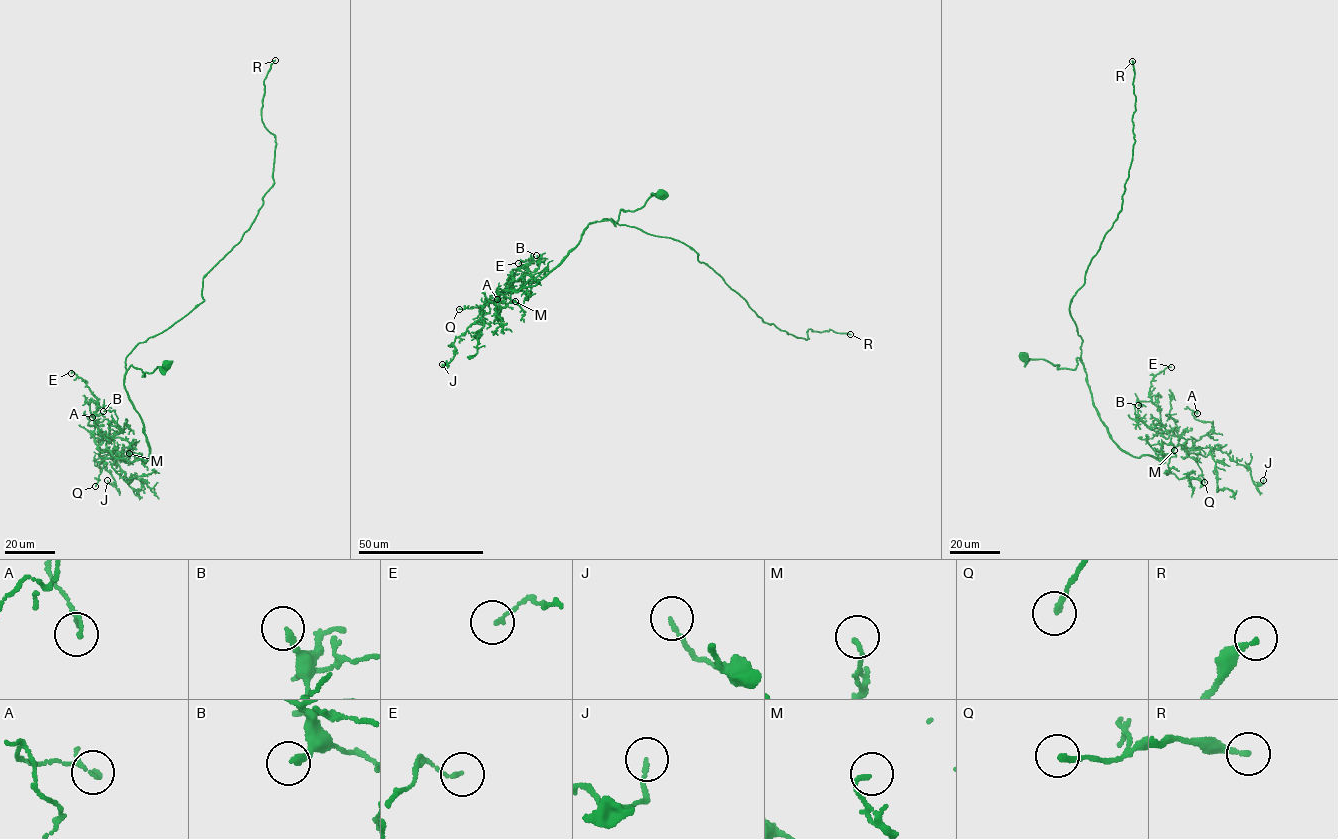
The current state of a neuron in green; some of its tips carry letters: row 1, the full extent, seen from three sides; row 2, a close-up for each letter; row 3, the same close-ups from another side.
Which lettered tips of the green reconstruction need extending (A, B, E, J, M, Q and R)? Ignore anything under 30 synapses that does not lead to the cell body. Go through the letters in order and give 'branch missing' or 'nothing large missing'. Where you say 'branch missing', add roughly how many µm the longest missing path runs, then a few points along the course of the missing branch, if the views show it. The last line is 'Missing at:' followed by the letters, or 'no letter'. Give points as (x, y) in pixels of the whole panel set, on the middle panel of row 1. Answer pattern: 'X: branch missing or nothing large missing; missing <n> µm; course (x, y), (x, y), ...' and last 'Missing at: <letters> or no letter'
A: nothing large missing
B: nothing large missing
E: nothing large missing
J: nothing large missing
M: nothing large missing
Q: nothing large missing
R: branch missing; missing 30 µm; course (850, 334), (867, 336), (884, 344), (889, 327), (894, 324)
Missing at: R

